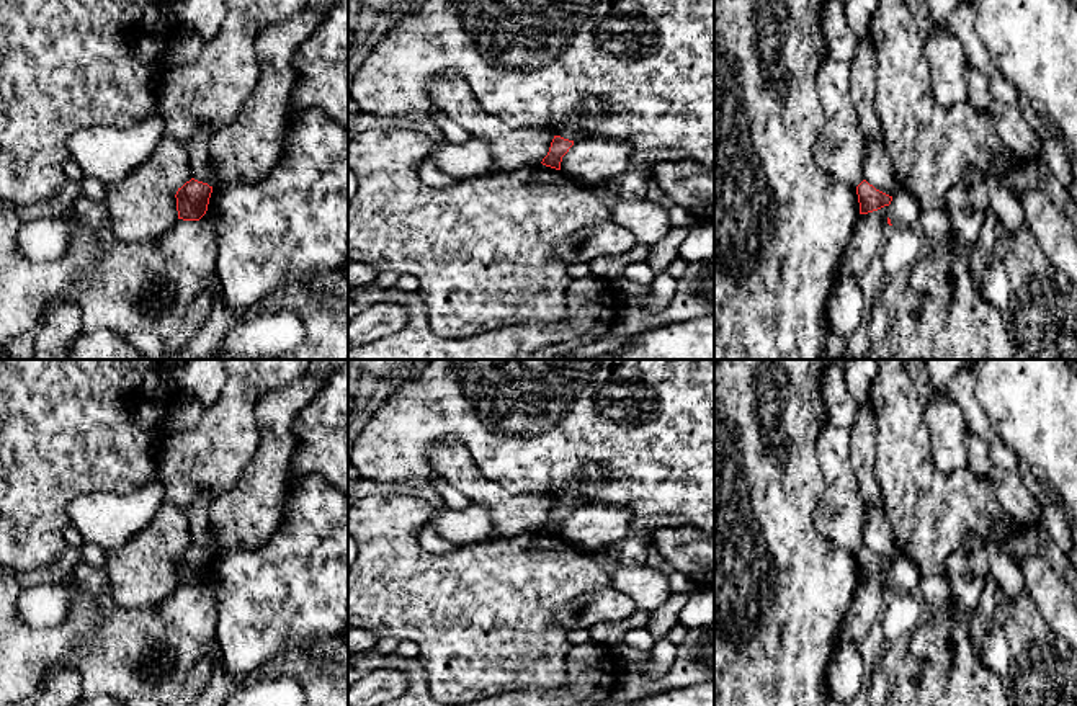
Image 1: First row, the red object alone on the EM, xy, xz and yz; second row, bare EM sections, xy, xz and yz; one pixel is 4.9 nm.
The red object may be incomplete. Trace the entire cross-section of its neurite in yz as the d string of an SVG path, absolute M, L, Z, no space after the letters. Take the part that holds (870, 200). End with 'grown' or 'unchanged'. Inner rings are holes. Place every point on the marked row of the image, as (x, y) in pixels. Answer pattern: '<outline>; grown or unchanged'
M863 180L856 186L856 194L858 194L858 203L860 203L860 214L878 211L884 206L889 206L892 201L892 196L876 190L866 180Z; unchanged

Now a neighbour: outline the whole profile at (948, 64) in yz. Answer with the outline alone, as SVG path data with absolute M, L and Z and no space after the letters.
M936 25L923 36L923 52L930 64L936 103L953 108L966 101L969 62L961 41L945 25Z

